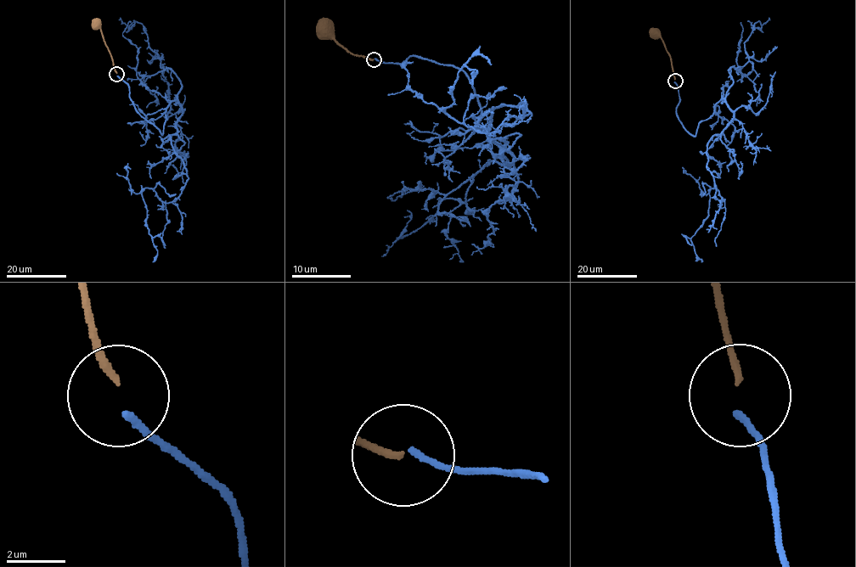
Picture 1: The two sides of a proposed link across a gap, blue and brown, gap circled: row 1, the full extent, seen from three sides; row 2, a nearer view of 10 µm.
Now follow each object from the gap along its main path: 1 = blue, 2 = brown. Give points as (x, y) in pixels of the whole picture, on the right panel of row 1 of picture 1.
1: (674, 82), (692, 135), (720, 100), (734, 115), (708, 143), (723, 200), (712, 188), (691, 238), (701, 261)
2: (674, 79), (670, 54), (656, 33)

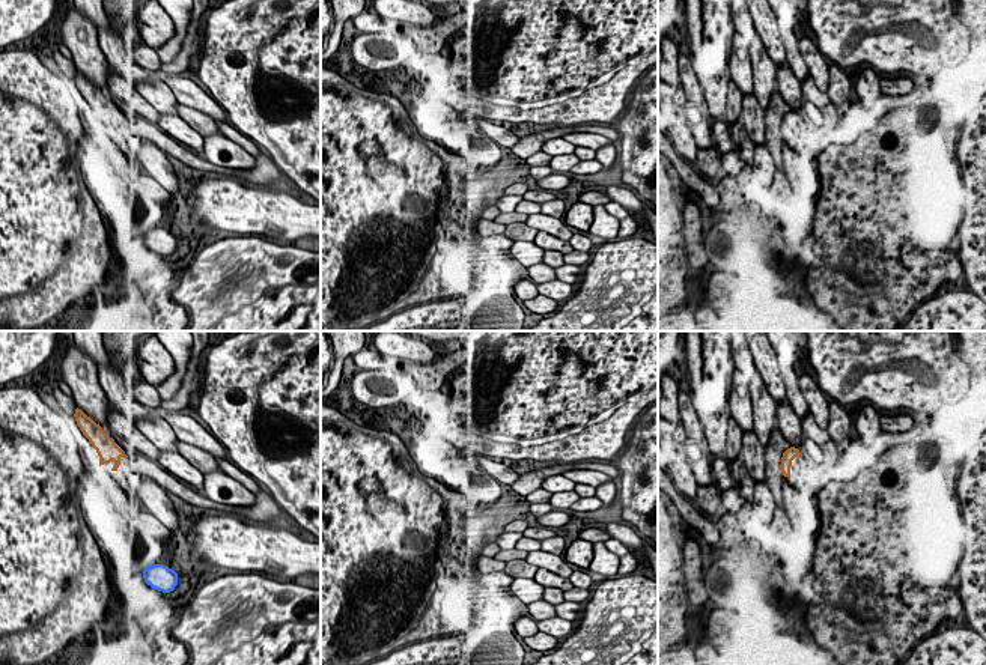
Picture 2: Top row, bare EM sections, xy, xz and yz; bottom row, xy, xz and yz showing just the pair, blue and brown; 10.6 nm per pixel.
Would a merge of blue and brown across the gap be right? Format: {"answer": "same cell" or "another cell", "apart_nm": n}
{"answer": "another cell", "apart_nm": 1050}

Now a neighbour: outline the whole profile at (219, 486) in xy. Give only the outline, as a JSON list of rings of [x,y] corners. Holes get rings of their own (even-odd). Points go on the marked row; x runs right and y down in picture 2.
[[[212,471],[202,474],[206,498],[230,507],[245,507],[254,503],[254,495],[226,472]]]

